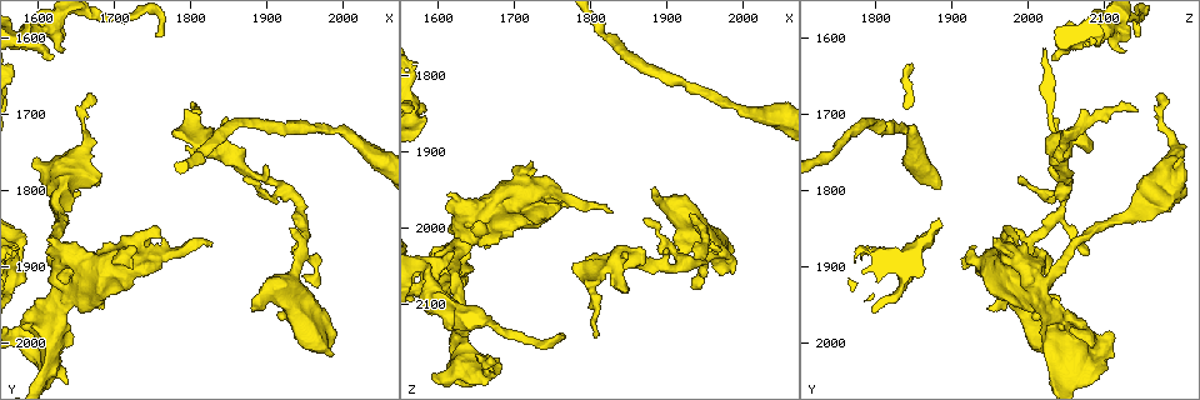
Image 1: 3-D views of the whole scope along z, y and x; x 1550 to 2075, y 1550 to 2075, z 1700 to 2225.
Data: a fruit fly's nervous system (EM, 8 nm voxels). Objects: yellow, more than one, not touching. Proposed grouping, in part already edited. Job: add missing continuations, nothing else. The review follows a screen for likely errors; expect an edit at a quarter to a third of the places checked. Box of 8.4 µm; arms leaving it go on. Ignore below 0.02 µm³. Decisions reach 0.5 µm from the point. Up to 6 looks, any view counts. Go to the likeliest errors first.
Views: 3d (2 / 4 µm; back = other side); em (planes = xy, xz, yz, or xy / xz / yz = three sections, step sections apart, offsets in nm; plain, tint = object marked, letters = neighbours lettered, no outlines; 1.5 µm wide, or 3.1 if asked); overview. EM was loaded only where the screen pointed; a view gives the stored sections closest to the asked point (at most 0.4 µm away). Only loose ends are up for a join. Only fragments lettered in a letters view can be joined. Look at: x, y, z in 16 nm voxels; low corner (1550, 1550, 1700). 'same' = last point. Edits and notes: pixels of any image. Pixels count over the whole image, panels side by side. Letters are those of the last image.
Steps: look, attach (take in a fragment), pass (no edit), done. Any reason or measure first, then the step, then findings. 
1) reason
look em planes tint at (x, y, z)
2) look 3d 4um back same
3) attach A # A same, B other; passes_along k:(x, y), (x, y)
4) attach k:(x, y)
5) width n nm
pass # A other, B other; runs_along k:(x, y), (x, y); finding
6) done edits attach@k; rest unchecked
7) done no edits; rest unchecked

free end
look 3d 2um at (1620, 1600, 2135)

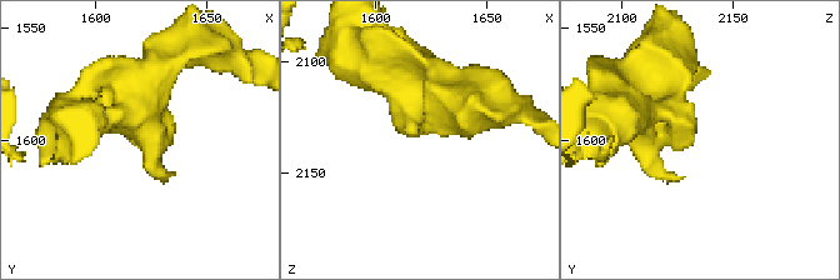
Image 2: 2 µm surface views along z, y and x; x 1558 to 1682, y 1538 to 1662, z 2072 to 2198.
look em planes letters at (1621, 1599, 2133)

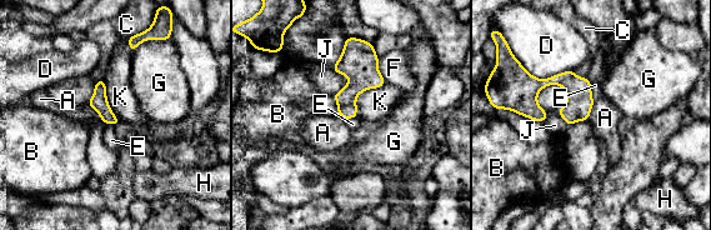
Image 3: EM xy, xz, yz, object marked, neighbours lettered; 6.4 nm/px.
pass # A other, B other, C other, D other, E other, F other, G other, H other, J other, K other; none of them fits

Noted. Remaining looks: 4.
an open end
look em planes letters at (1885, 1955, 1950)

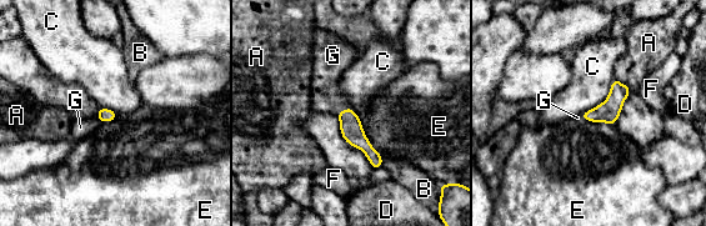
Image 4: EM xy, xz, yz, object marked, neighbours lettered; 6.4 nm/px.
attach G # A other, B other, C other, D other, E other, F other, G same; passes_along 4:(351, 129), (341, 111), (326, 98); it goes on there

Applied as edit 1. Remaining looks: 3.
look overview

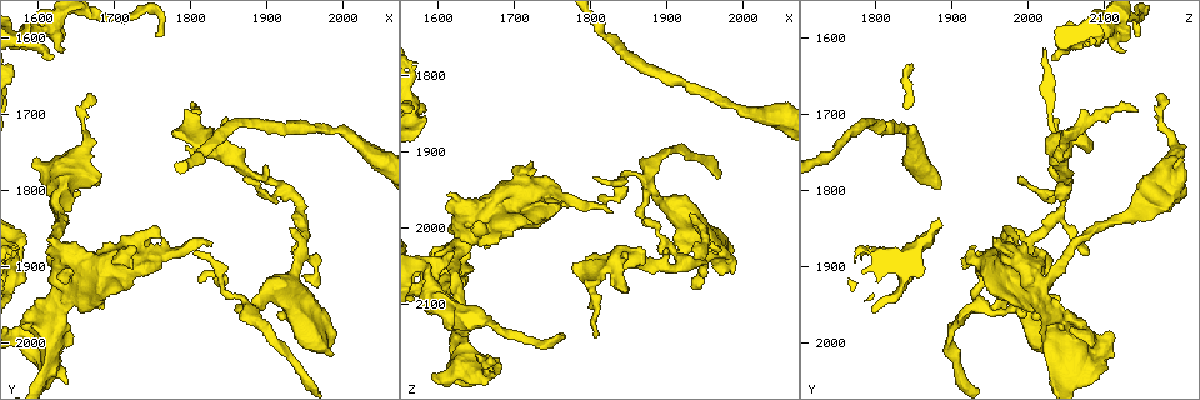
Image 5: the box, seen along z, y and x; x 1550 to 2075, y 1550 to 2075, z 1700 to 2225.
tapers out
look 3d 2um at (1755, 1600, 2140)

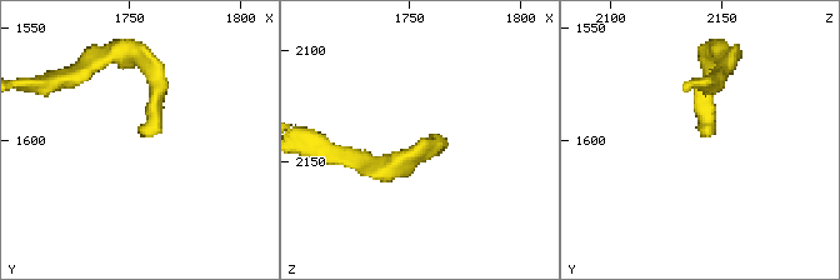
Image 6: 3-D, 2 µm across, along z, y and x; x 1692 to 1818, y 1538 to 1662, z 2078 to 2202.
shape alone is not enough
look em planes letters at (1759, 1598, 2143)

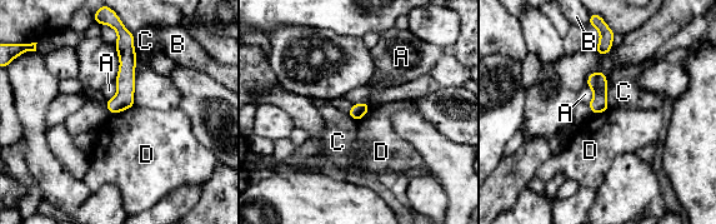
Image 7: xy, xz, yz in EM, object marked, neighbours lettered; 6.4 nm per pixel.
width 100 nm
pass # A other, B other, C other, D other; runs_along 7:(125, 36), (125, 94), (113, 110); none of them fits

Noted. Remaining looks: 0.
done edits attach@4; rest unchecked

